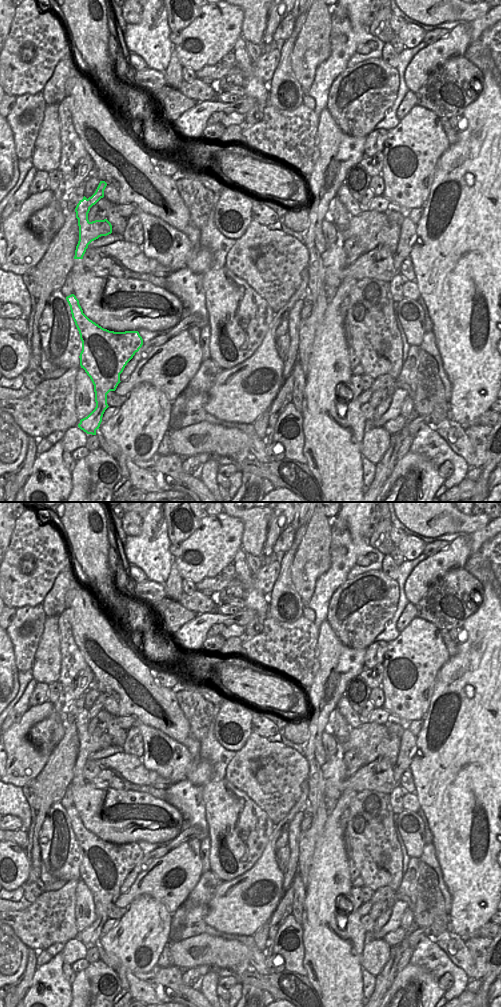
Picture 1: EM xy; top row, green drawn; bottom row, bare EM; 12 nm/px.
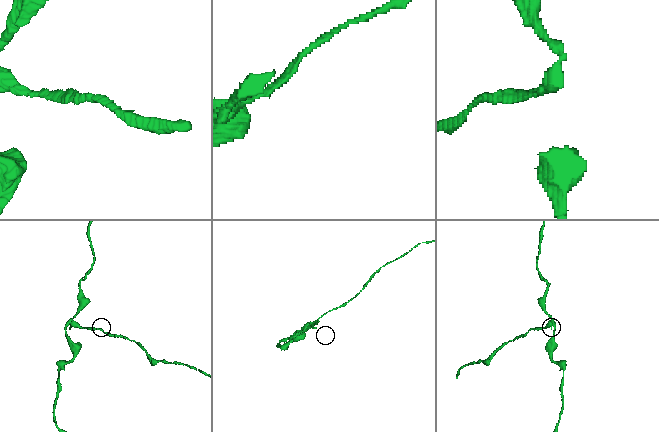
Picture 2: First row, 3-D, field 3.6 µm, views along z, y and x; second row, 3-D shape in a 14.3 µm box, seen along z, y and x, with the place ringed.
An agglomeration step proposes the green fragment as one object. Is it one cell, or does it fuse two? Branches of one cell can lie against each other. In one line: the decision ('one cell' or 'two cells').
two cells

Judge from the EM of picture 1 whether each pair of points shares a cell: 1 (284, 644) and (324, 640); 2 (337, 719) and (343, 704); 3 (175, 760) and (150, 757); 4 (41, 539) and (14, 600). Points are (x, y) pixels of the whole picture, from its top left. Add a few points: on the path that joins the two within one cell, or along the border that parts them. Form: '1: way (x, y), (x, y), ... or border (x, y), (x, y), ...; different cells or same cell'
1: border (319, 628), (318, 665); different cells
2: border (335, 708), (351, 727); different cells
3: way (169, 760), (167, 762), (156, 760); same cell
4: way (36, 554), (19, 585); same cell

